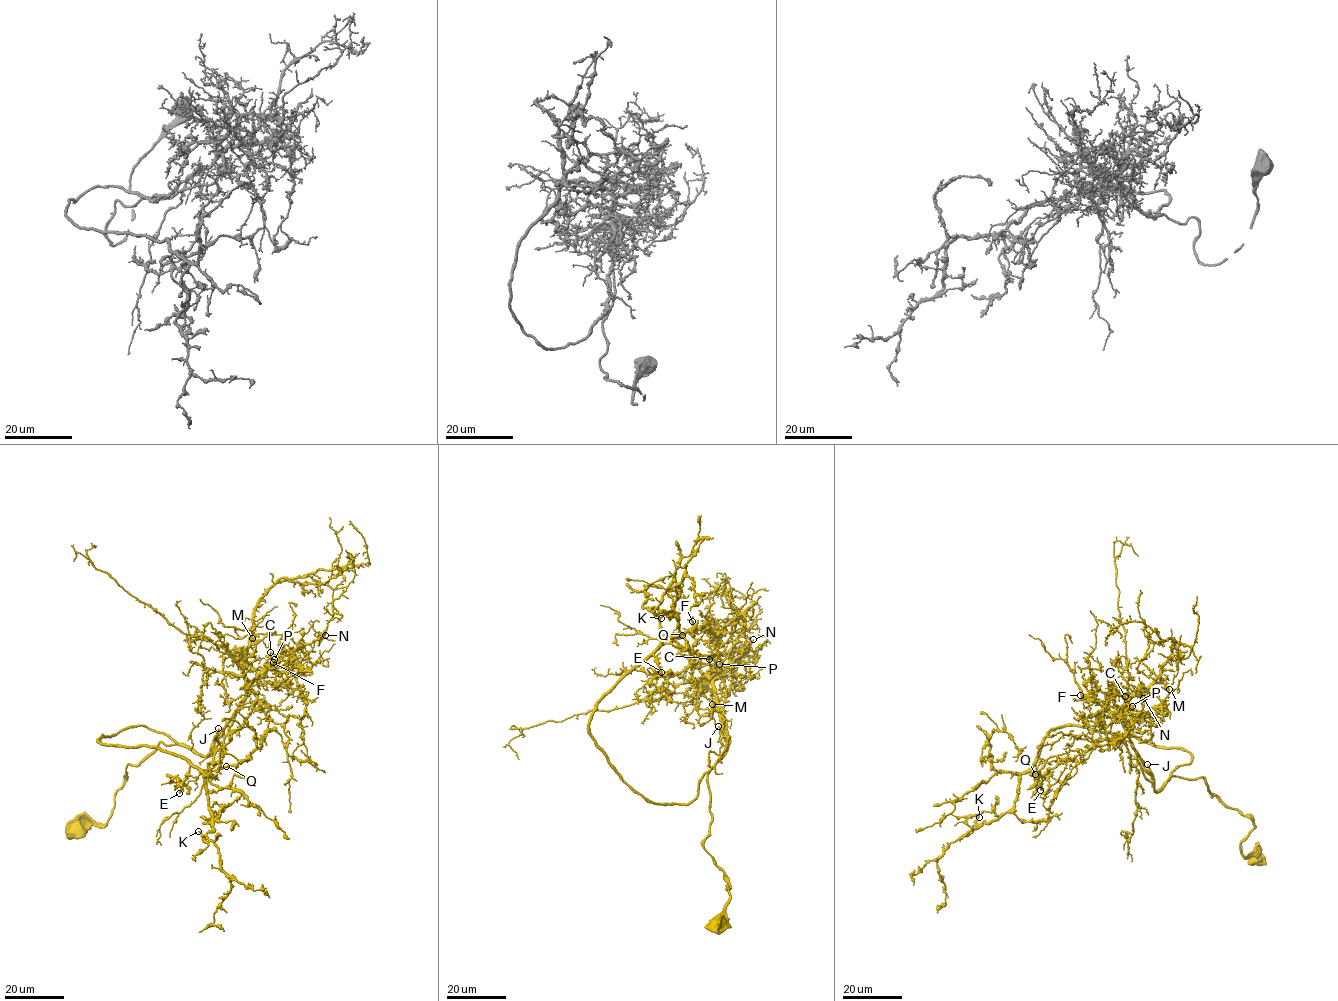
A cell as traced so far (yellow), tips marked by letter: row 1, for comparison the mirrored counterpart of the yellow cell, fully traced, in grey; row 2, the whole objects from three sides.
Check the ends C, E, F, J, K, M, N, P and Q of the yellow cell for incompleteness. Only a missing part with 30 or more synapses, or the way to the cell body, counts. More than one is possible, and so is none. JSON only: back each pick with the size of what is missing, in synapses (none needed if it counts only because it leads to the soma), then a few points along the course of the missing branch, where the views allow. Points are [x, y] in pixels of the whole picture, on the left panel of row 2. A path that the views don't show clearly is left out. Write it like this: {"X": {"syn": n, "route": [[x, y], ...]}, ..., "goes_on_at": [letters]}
{"C": {"syn": 35, "route": [[270, 652], [252, 631], [243, 627]]}, "P": {"syn": 40, "route": [[274, 659], [277, 655], [274, 647], [268, 654]]}, "goes_on_at": ["C", "P"]}

